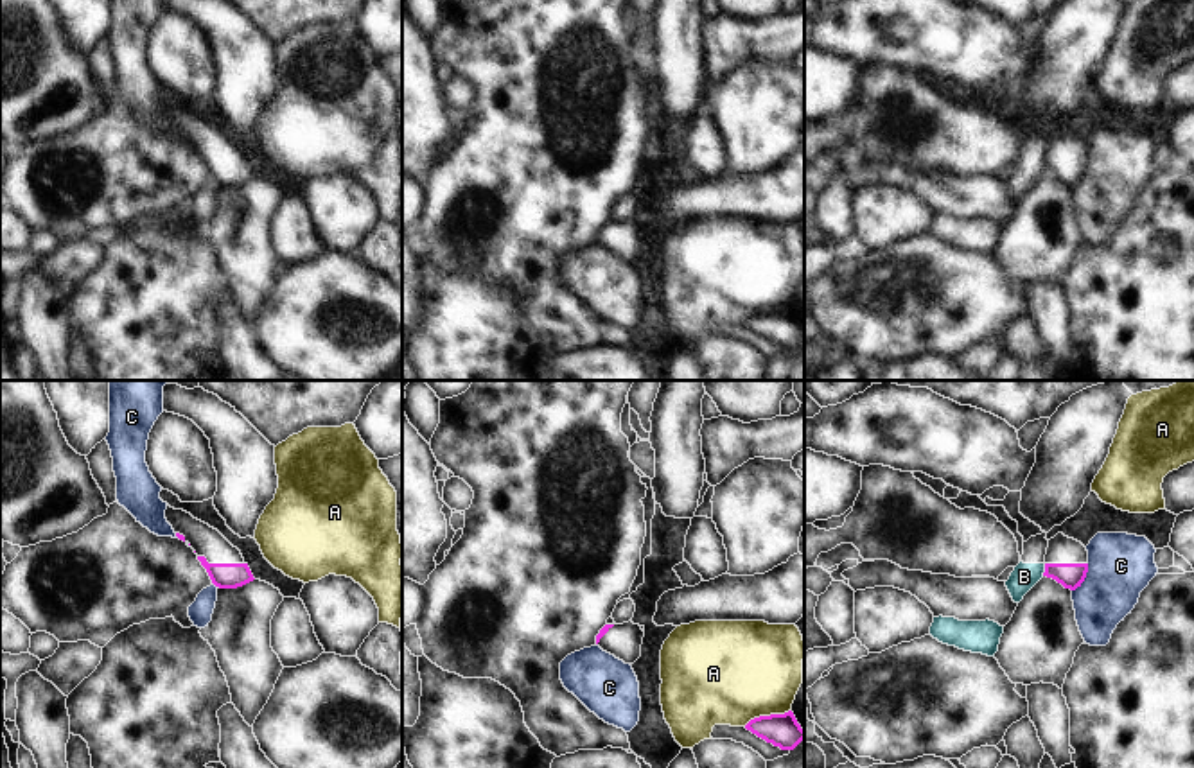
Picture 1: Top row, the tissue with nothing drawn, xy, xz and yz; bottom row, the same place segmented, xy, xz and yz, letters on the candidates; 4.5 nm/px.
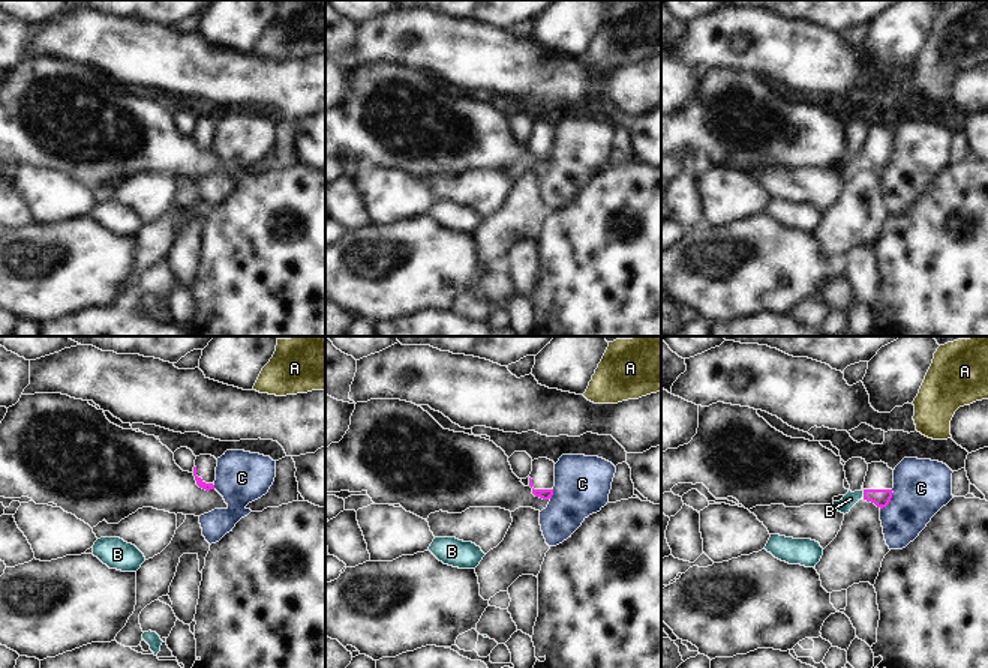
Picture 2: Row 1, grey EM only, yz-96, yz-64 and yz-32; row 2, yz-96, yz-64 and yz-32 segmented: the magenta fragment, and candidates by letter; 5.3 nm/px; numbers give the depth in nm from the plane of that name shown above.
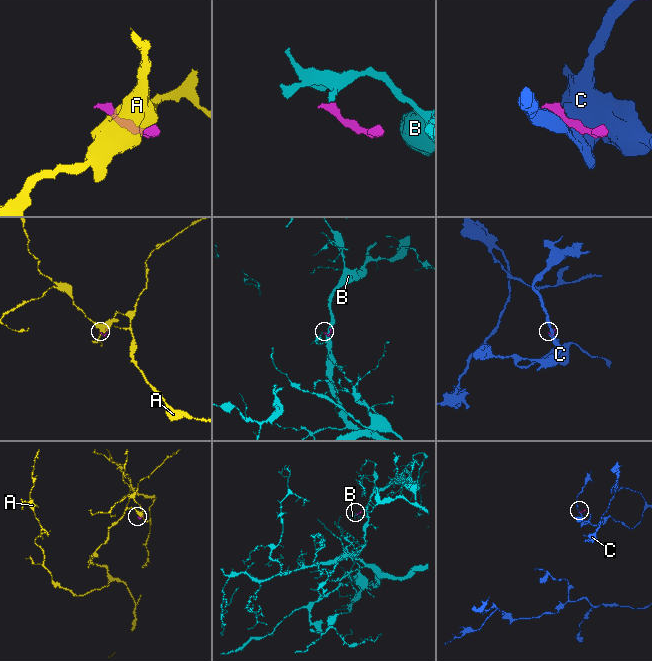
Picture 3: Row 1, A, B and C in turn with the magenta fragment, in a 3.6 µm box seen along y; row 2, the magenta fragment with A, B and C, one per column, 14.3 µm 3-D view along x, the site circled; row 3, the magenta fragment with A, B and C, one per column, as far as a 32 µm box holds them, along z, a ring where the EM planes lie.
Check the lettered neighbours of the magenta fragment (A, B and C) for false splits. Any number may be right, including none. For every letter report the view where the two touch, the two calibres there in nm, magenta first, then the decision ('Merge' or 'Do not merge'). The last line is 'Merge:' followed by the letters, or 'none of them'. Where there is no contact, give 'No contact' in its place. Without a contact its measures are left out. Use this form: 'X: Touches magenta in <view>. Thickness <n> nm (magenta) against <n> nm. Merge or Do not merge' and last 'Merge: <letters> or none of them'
A: Touches magenta in xz. Thickness 150 nm (magenta) against 460 nm. Do not merge
B: Touches magenta in yz. Thickness 110 nm (magenta) against 120 nm. Do not merge
C: Touches magenta in yz. Thickness 110 nm (magenta) against 300 nm. Do not merge
Merge: none of them

